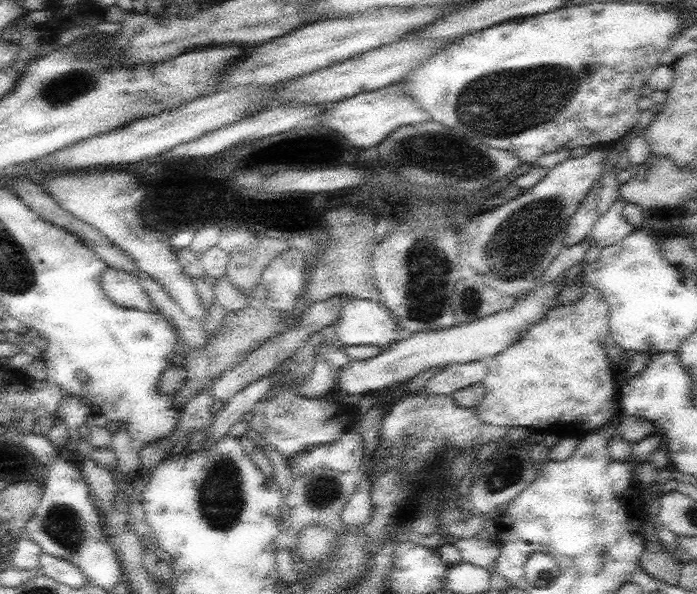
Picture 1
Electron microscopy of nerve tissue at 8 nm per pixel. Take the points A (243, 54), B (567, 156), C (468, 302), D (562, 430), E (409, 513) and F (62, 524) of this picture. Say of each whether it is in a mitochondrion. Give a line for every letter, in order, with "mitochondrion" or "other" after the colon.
A: other
B: other
C: mitochondrion
D: other
E: mitochondrion
F: mitochondrion

